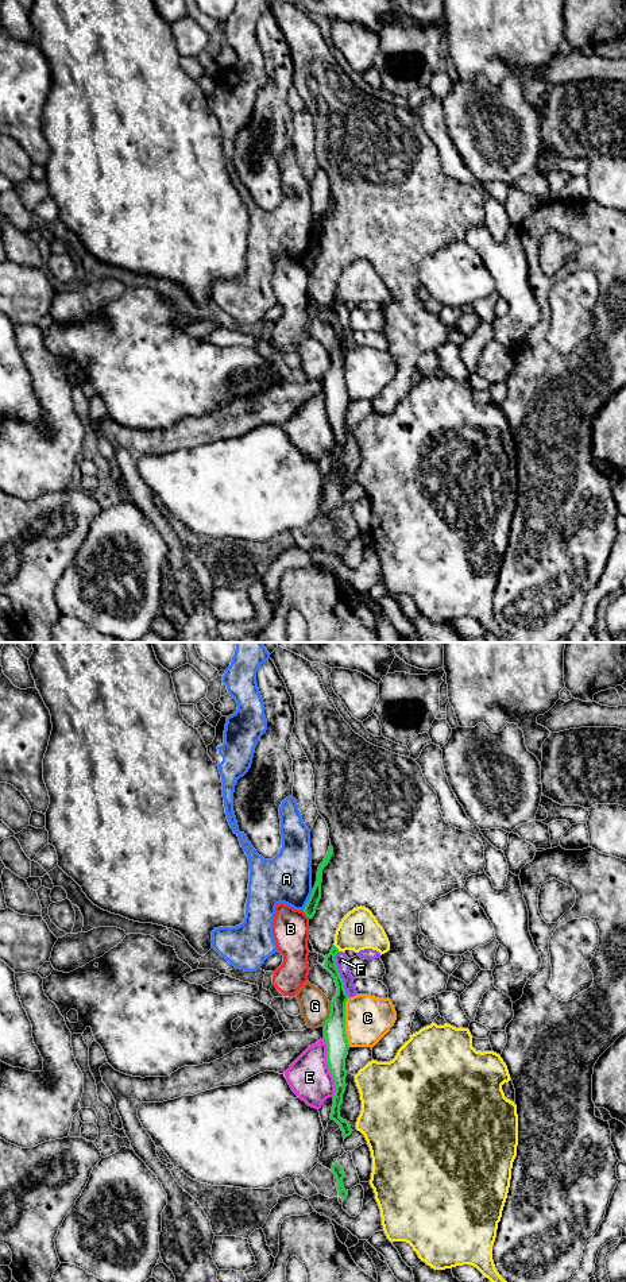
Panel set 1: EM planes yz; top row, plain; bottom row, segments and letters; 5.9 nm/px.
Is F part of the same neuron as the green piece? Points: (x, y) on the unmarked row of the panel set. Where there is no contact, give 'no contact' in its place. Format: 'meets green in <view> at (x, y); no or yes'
meets green in yz at (339, 327); no

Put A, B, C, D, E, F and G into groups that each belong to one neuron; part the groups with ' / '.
A / B / C / D / E / F / G

